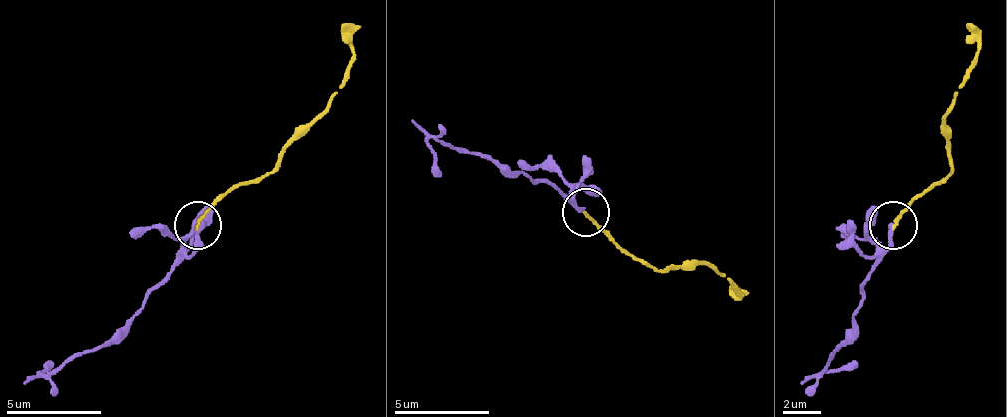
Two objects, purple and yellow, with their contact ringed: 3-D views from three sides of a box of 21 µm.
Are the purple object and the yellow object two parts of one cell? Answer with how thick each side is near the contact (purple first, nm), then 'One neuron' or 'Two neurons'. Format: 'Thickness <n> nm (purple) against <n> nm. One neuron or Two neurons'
Thickness 240 nm (purple) against 170 nm. One neuron

